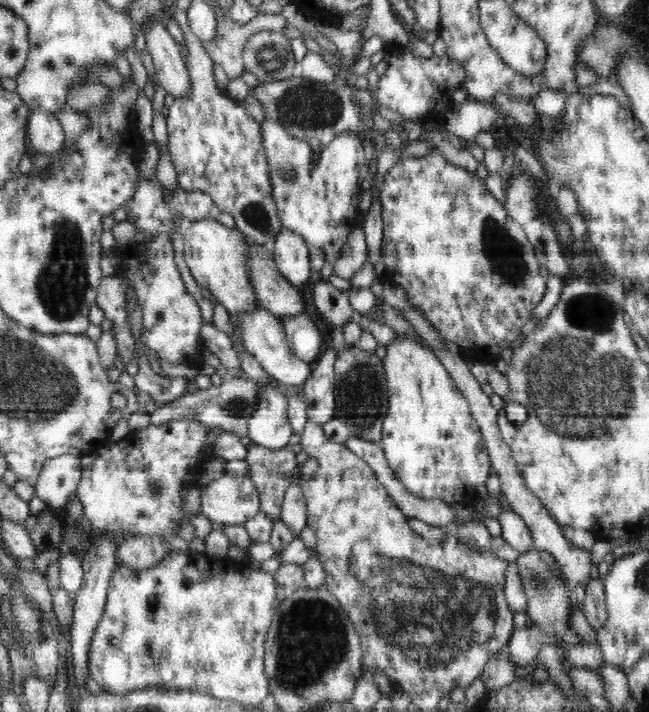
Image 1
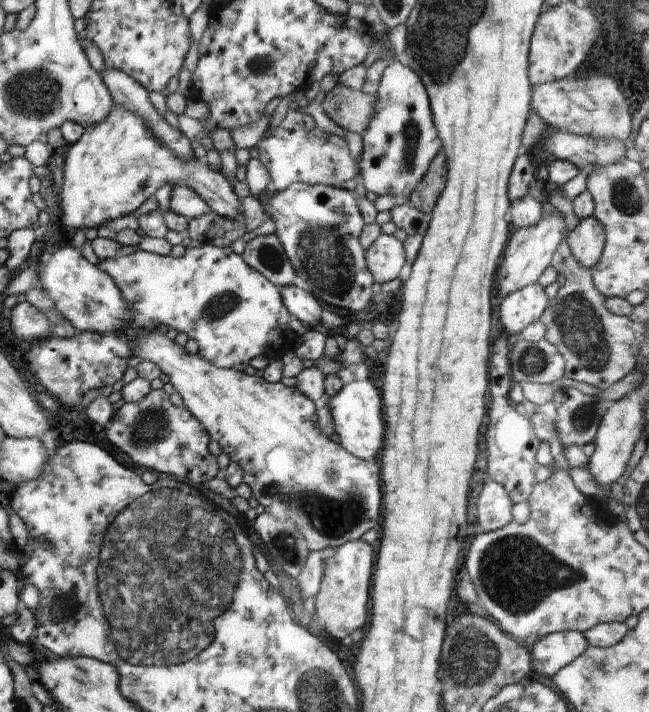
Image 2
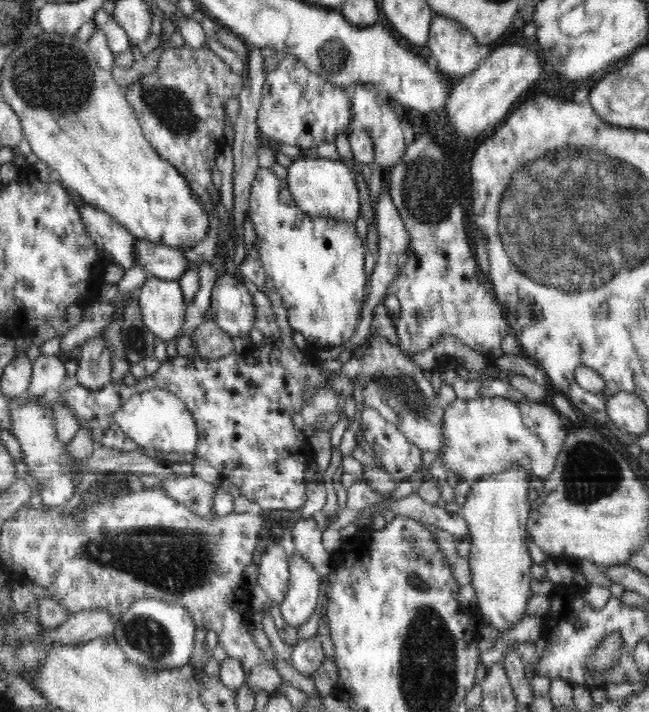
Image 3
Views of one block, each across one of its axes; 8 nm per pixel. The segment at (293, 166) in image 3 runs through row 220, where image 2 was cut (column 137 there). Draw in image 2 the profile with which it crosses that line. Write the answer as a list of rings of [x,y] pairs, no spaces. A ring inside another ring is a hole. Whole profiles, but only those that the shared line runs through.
[[[154,330],[146,336],[134,336],[134,346],[129,353],[155,363],[161,373],[168,375],[170,383],[182,397],[183,406],[200,422],[209,438],[220,445],[231,462],[241,466],[243,482],[250,486],[254,500],[270,516],[297,526],[298,532],[308,542],[310,553],[335,551],[342,544],[359,540],[371,528],[380,526],[383,506],[380,464],[355,457],[344,450],[343,445],[331,441],[316,423],[315,404],[298,387],[285,386],[281,381],[269,383],[263,376],[215,367],[198,354],[188,355],[184,347],[162,333]]]

